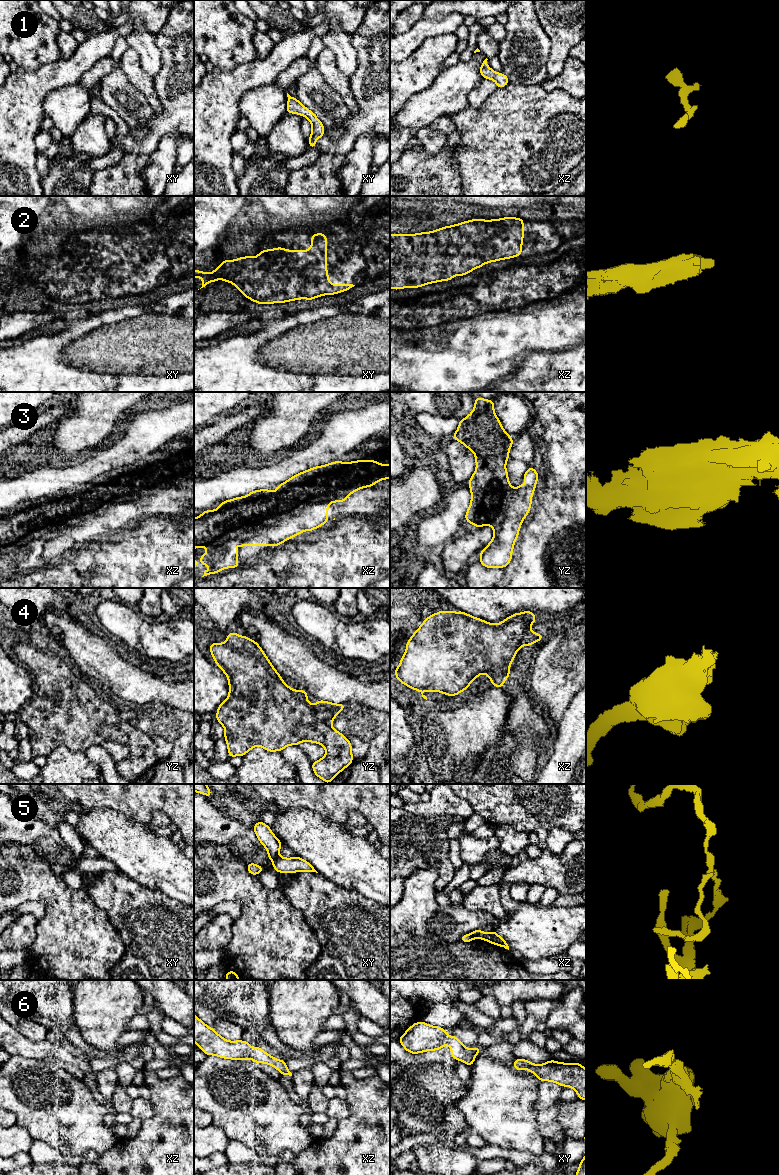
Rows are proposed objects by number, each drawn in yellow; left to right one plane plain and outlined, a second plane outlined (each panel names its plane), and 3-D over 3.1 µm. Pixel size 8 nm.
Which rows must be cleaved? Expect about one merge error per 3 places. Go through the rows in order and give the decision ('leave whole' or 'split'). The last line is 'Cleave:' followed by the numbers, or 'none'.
1: leave whole
2: leave whole
3: split
4: leave whole
5: split
6: leave whole
Cleave: 3, 5

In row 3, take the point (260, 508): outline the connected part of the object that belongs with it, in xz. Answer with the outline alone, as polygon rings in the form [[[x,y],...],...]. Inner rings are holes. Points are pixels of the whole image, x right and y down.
[[[374,460],[353,462],[335,461],[310,468],[279,484],[275,492],[268,489],[255,490],[244,497],[222,501],[217,510],[205,510],[194,518],[194,549],[211,548],[226,542],[233,542],[240,534],[257,530],[289,518],[302,505],[316,504],[349,496],[357,490],[371,487],[390,478],[390,464],[379,464]]]

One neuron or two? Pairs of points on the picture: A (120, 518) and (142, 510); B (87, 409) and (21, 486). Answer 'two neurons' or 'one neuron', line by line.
A: one neuron
B: two neurons

